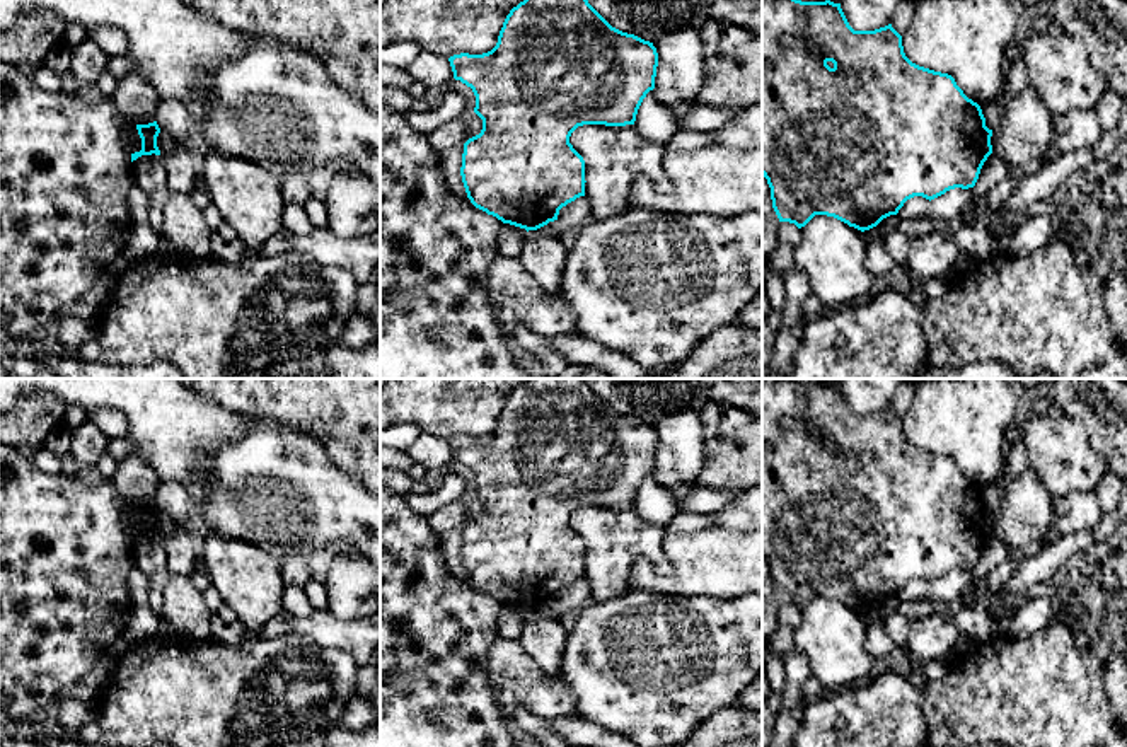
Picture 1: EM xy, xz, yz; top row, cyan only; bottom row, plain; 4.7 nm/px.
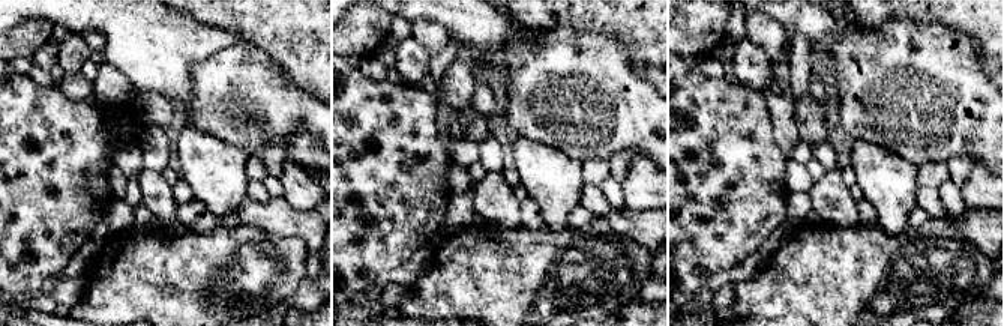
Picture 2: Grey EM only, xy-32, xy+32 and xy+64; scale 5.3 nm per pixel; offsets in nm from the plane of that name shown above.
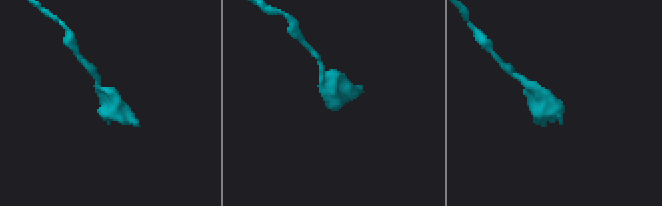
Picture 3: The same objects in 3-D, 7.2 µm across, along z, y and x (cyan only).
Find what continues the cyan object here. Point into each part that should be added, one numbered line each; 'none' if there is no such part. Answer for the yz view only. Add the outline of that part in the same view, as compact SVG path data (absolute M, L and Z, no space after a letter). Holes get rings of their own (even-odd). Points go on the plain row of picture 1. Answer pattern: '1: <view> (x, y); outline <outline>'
none

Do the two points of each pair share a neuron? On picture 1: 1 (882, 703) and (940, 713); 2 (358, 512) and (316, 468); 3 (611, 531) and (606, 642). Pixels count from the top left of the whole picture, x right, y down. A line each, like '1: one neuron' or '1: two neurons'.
1: two neurons
2: one neuron
3: two neurons

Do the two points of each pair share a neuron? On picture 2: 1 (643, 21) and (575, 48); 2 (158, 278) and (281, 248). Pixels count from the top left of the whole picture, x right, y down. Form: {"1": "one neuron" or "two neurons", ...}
{"1": "two neurons", "2": "one neuron"}

